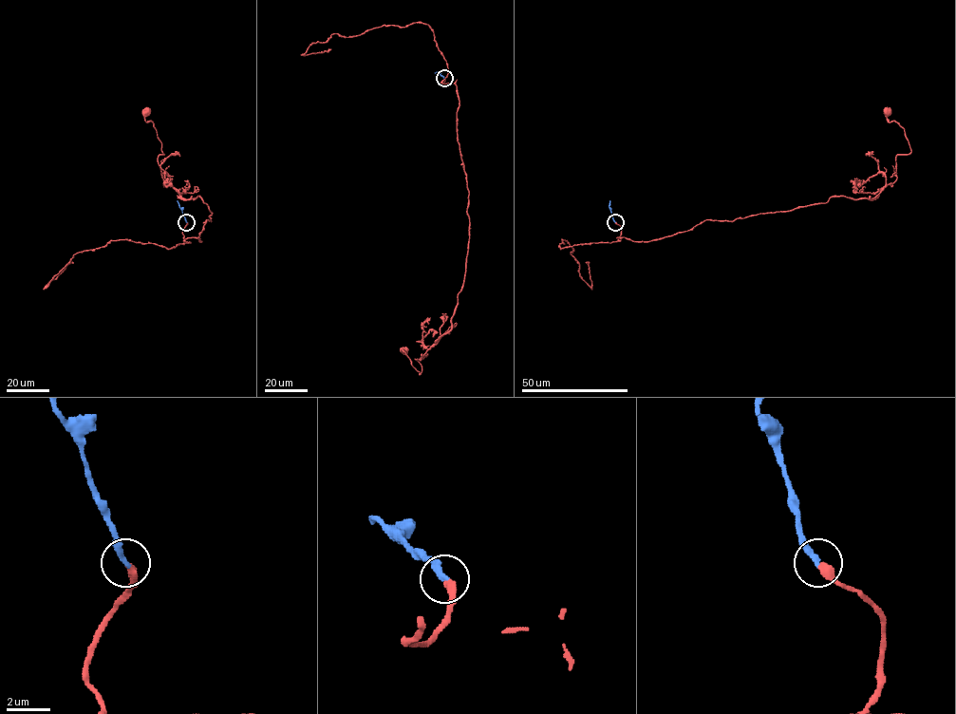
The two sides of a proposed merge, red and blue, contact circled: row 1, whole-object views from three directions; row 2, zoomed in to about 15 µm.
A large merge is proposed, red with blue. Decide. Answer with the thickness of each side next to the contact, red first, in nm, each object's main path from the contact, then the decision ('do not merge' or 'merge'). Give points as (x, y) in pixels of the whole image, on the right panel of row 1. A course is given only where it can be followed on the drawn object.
calibres 380 and 280 nm; course red (615, 222), (619, 240), (650, 241), (706, 219), (872, 198), (897, 178), (896, 156), (910, 152), (887, 112); course blue (614, 222), (609, 207), (609, 200); merge

